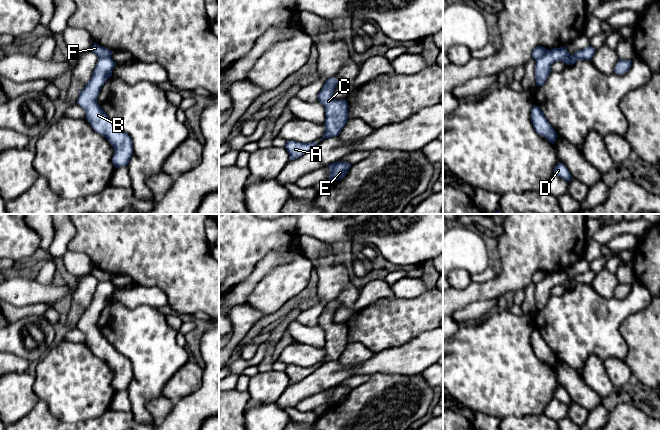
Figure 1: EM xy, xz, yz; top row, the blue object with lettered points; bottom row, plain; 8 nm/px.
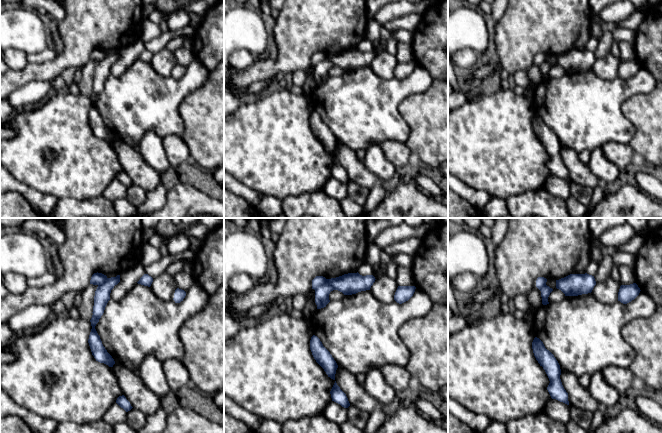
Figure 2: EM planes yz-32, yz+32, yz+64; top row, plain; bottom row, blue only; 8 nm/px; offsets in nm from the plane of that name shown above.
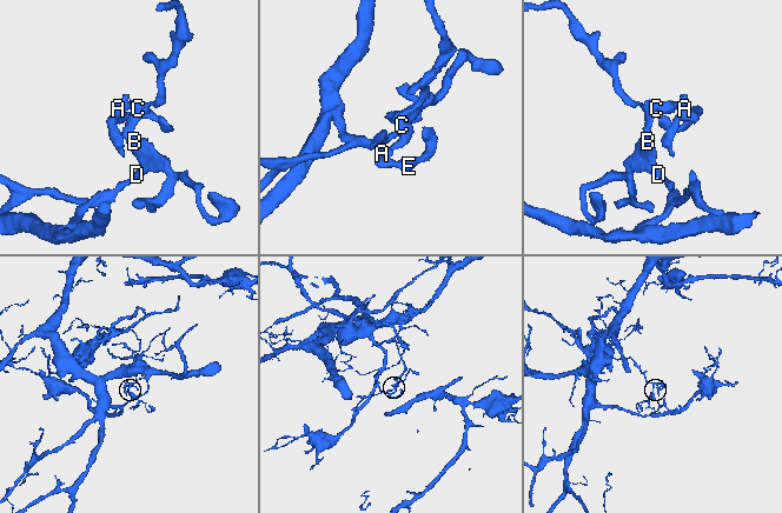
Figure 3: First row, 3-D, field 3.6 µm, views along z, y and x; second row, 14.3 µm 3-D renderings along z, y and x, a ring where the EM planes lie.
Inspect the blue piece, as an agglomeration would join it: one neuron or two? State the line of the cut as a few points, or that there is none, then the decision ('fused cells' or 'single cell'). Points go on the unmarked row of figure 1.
yz (547, 274), (536, 284) | fused cells

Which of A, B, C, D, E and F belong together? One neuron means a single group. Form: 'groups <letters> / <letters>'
groups A B C D E / F

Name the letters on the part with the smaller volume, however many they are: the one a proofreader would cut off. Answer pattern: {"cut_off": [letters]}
{"cut_off": ["A", "B", "C", "D", "E"]}

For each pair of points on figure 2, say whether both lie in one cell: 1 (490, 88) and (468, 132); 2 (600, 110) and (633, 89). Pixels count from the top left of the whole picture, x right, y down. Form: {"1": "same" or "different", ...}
{"1": "different", "2": "same"}

